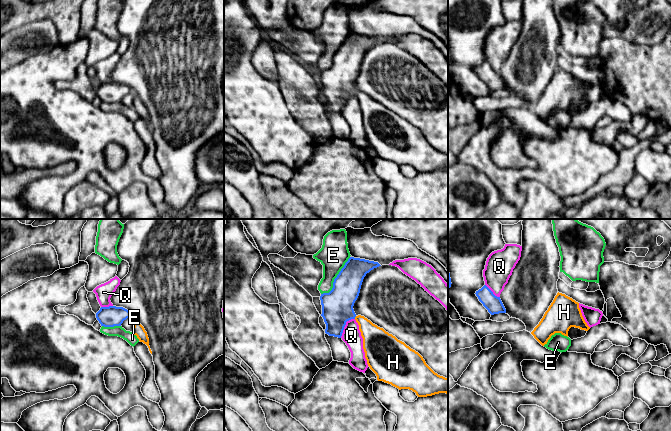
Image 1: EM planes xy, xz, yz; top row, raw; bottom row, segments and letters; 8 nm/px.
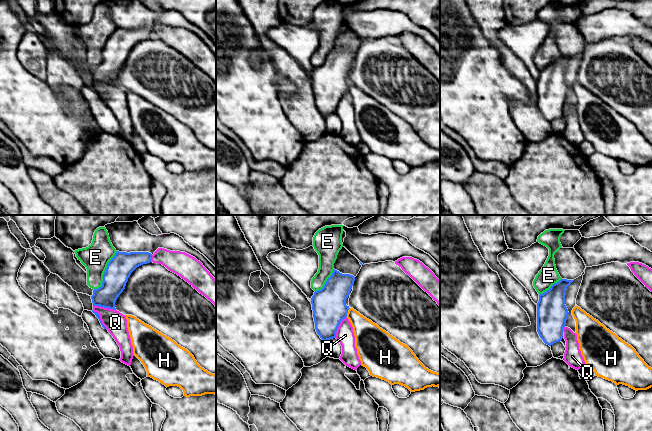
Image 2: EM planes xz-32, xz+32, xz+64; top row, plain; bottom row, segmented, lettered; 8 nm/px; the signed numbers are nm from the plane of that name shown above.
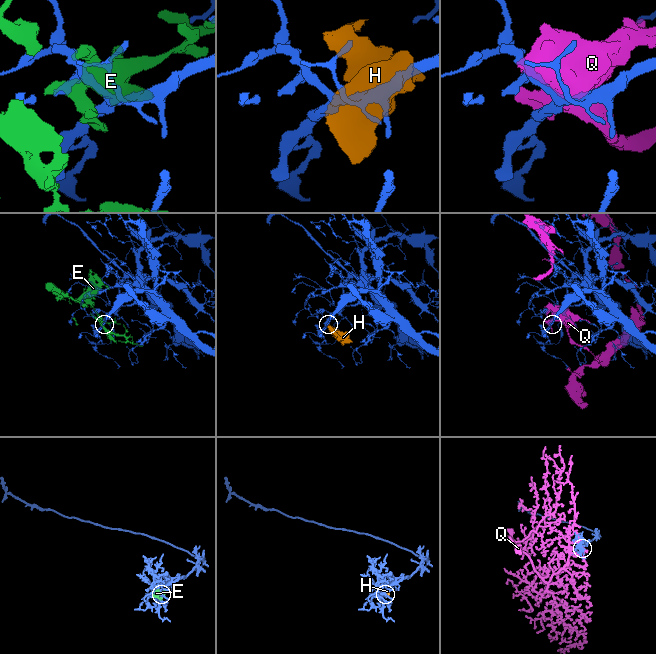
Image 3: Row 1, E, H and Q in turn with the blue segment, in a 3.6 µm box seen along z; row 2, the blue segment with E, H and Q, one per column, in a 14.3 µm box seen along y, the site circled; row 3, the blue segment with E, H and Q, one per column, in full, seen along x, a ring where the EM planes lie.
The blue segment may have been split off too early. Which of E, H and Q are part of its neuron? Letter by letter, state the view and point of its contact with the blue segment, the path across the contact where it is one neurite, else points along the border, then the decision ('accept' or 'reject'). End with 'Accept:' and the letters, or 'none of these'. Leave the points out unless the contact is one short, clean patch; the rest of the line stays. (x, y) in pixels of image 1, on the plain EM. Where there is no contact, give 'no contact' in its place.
E: meets blue in xz at (335, 54); reject
H: meets blue in xz at (355, 92); border along xz (356, 92), (354, 94); reject
Q: meets blue in xz at (344, 102); reject
Accept: none of these

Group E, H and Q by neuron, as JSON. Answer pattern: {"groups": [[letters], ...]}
{"groups": [["E"], ["H"], ["Q"]]}

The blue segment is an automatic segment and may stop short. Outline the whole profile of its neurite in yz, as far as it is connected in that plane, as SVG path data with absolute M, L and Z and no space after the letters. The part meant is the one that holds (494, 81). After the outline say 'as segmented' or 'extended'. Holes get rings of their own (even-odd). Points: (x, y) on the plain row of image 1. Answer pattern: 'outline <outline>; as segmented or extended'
outline M486 61L476 67L475 70L491 91L506 89L506 85L500 73L495 72Z; as segmented

